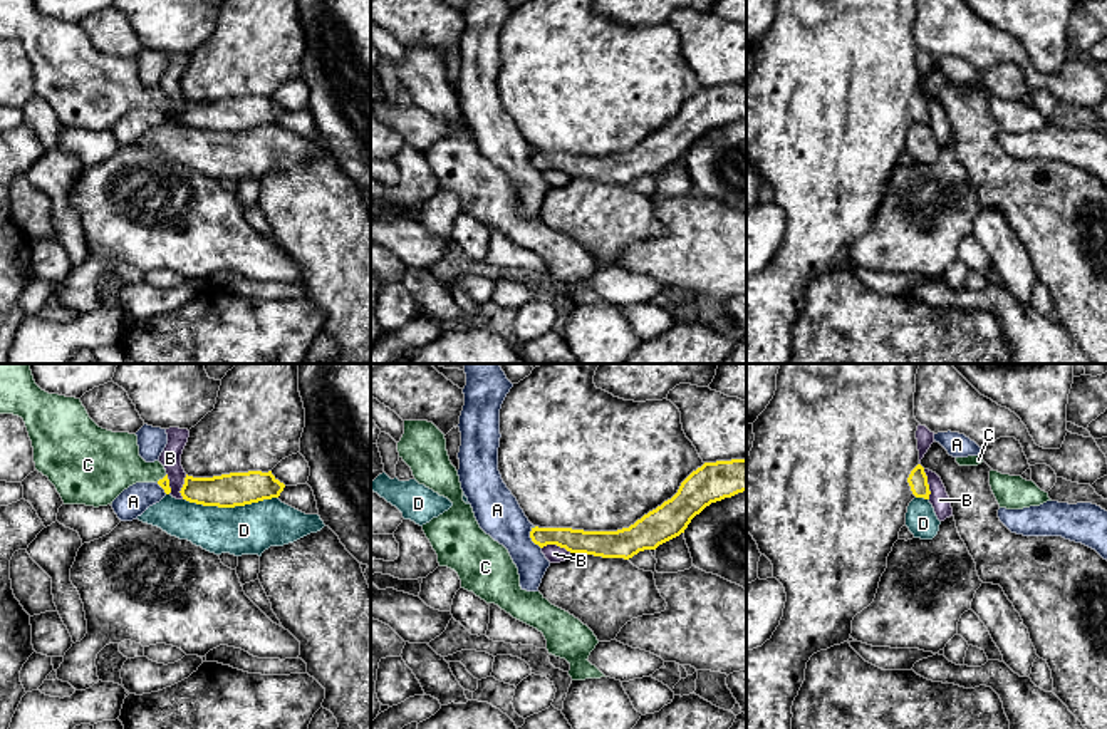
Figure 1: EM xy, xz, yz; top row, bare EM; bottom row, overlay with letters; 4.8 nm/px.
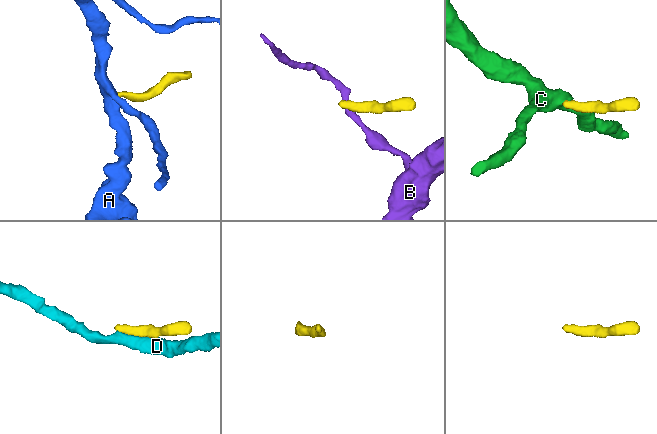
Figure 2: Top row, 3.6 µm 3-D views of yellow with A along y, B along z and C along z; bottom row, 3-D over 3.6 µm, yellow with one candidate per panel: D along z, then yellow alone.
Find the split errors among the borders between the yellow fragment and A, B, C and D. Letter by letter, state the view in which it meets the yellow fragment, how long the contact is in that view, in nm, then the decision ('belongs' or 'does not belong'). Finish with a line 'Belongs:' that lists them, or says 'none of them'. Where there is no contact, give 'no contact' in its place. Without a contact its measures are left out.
A: xz | 120 nm | does not belong
B: yz | 150 nm | does not belong
C: xy | 70 nm | belongs
D: xy | 460 nm | does not belong
Belongs: C

